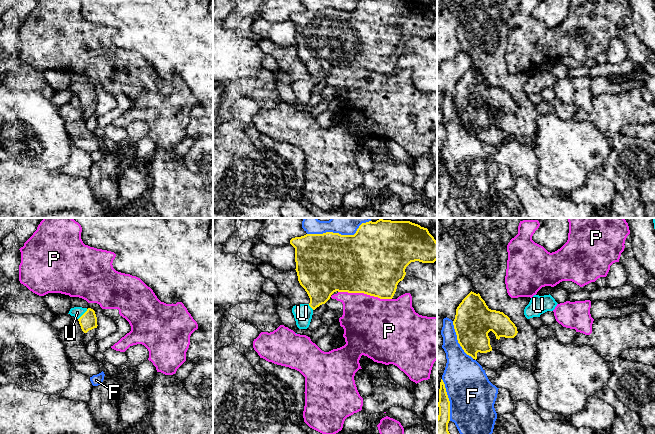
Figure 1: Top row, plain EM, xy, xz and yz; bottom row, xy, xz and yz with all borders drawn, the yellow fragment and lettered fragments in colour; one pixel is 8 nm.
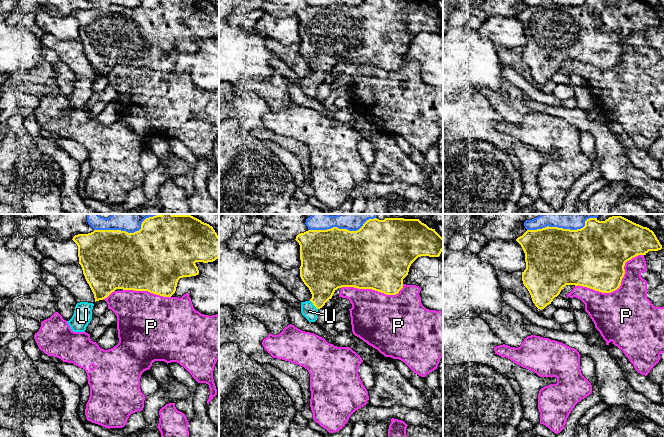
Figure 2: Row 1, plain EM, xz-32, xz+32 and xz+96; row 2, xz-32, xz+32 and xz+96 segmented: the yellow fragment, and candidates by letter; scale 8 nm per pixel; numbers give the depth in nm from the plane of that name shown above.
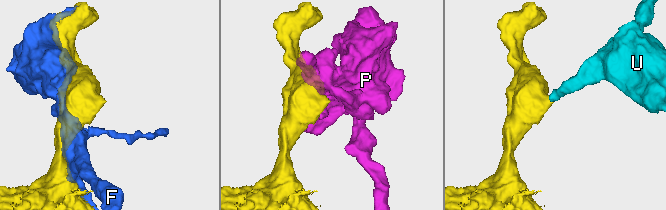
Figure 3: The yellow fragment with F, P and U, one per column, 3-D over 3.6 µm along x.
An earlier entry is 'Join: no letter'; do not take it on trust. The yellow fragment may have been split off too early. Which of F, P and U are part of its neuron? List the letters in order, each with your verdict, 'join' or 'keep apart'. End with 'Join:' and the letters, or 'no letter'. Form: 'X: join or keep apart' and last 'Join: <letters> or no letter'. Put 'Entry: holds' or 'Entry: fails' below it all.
F: keep apart
P: keep apart
U: join
Join: U
Entry: fails

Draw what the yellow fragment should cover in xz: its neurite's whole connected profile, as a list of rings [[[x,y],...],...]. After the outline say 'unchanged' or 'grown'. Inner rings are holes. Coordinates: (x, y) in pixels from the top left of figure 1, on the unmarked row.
[[[361,0],[354,11],[333,8],[306,10],[292,14],[290,20],[295,24],[298,57],[310,74],[309,80],[295,81],[292,84],[299,105],[309,103],[313,87],[325,80],[334,68],[364,69],[380,75],[392,75],[411,38],[434,39],[437,36],[437,17],[427,4],[418,0]]] | grown

